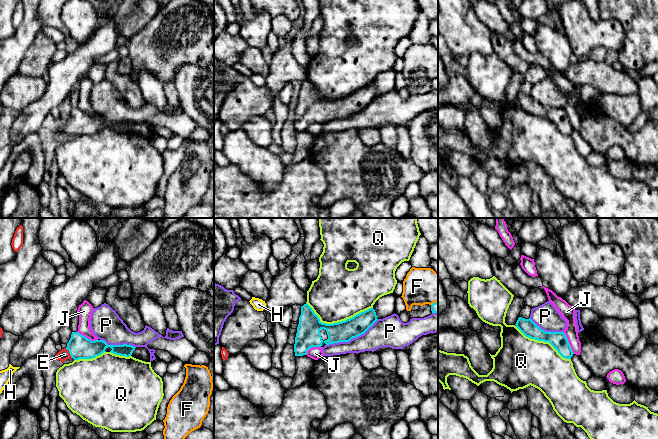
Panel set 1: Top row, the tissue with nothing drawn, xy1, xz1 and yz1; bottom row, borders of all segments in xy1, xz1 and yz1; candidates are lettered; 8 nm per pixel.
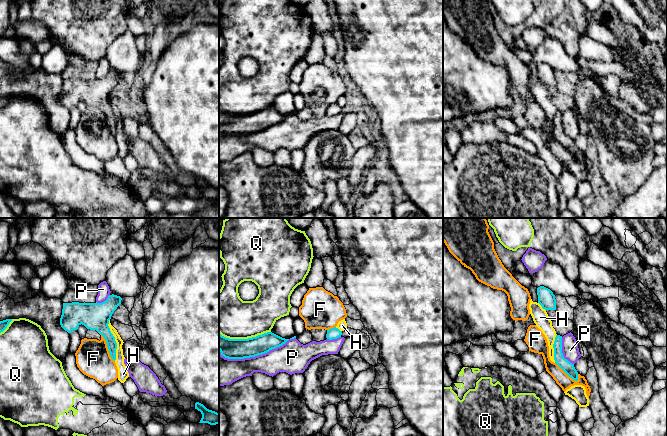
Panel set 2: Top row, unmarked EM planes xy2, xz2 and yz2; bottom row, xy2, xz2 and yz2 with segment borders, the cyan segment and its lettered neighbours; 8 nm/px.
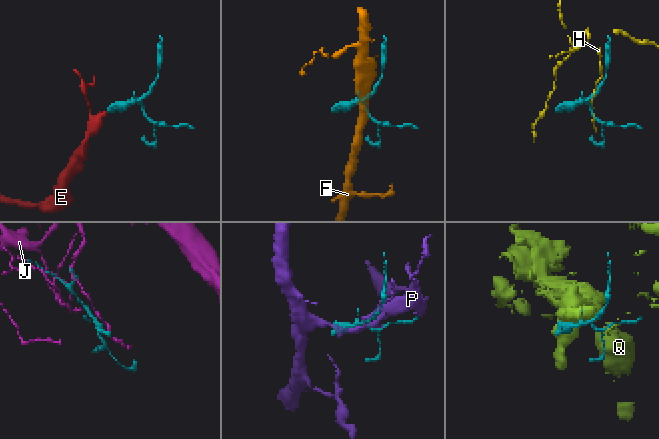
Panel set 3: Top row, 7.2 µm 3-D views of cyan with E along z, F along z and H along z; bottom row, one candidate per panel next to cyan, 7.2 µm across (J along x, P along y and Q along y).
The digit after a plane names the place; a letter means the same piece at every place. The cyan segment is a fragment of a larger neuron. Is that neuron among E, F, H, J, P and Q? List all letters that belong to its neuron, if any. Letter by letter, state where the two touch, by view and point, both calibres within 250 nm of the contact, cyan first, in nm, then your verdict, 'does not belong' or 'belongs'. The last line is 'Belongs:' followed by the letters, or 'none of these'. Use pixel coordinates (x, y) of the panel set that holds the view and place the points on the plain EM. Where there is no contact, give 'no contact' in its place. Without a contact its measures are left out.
E: xy1 (69, 128) | 190/90 nm | belongs
F: yz2 (567, 150) | 90/110 nm | does not belong
H: xy2 (114, 116) | 220/70 nm | does not belong
J: yz1 (568, 119) | 140/110 nm | does not belong
P: xz2 (256, 131) | 160/220 nm | does not belong
Q: xz1 (337, 99) | 190/440 nm | does not belong
Belongs: E

